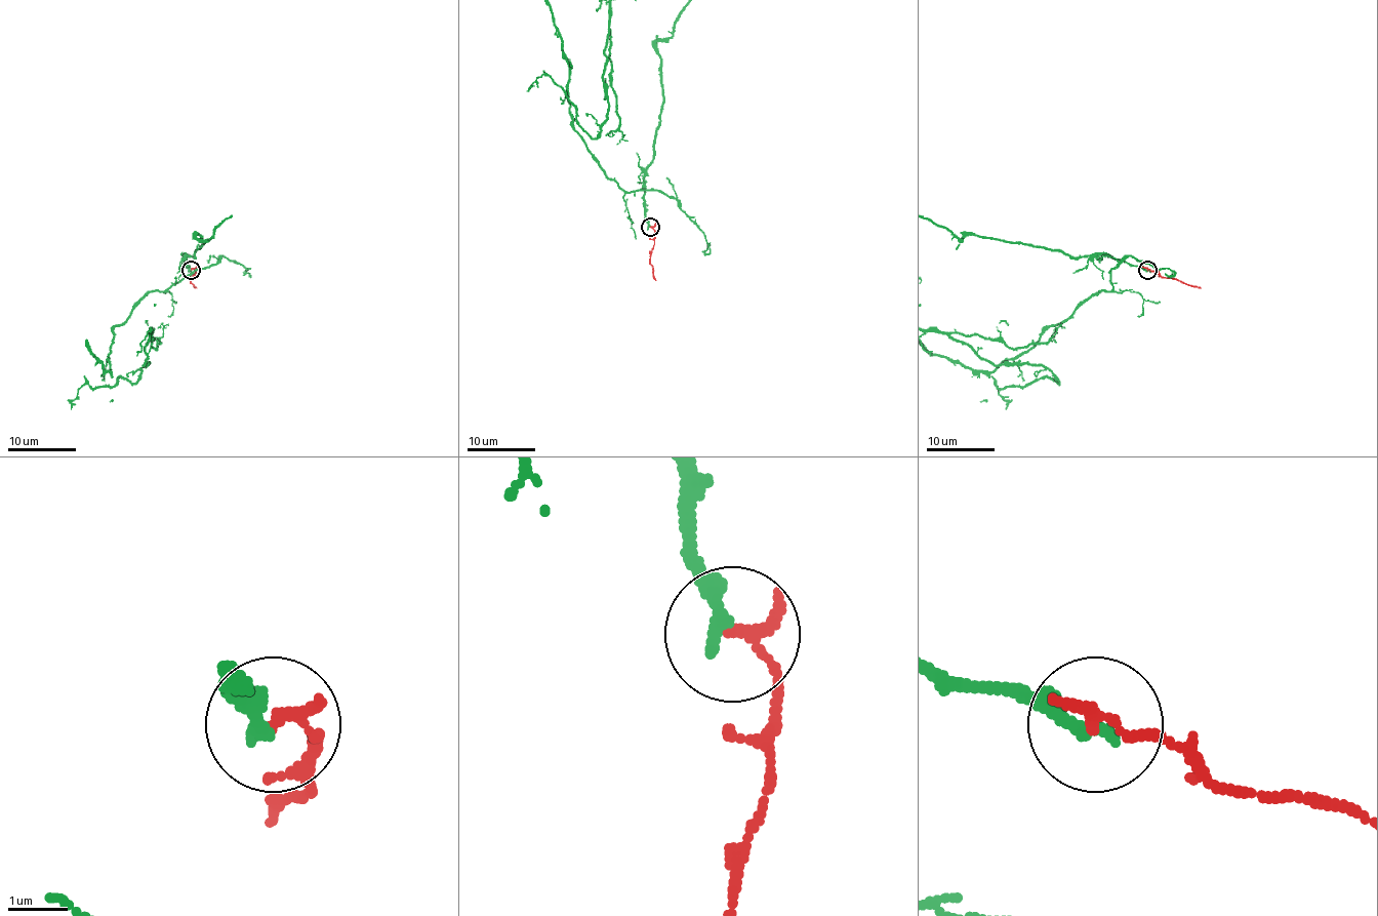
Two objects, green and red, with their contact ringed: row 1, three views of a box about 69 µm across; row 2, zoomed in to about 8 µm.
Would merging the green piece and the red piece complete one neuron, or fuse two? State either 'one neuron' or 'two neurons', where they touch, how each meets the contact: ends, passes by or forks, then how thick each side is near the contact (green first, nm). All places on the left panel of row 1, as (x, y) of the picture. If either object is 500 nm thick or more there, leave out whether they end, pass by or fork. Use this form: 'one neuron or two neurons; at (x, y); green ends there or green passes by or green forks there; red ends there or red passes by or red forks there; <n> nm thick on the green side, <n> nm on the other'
two neurons; at (191, 270); green ends there; red passes by; 300 nm thick on the green side, 160 nm on the other

